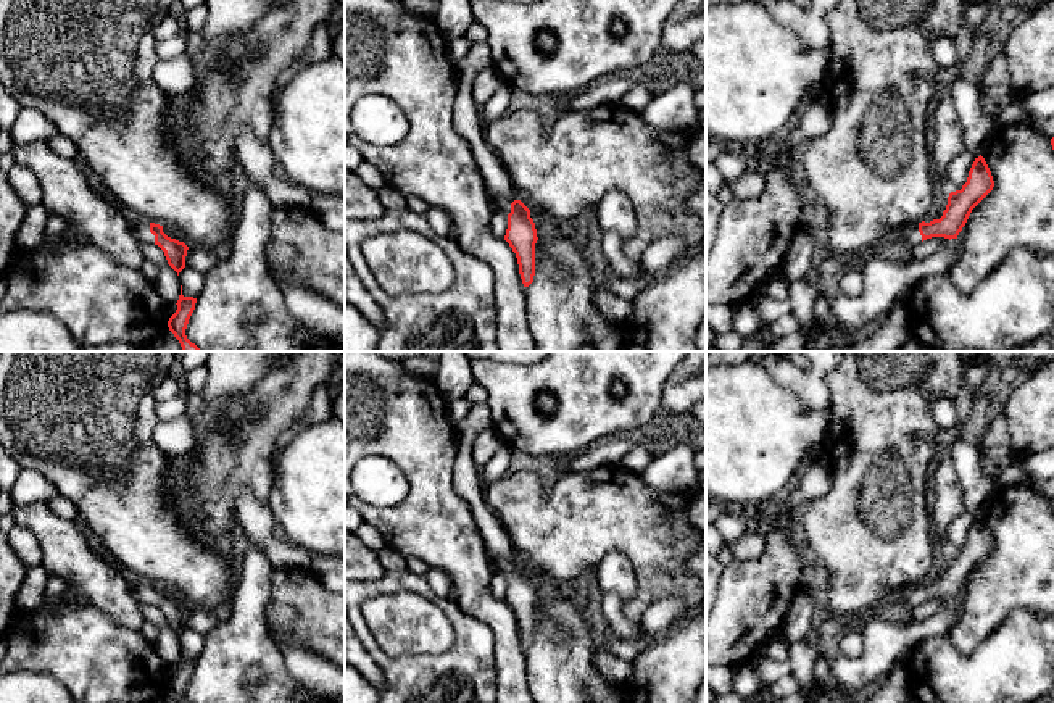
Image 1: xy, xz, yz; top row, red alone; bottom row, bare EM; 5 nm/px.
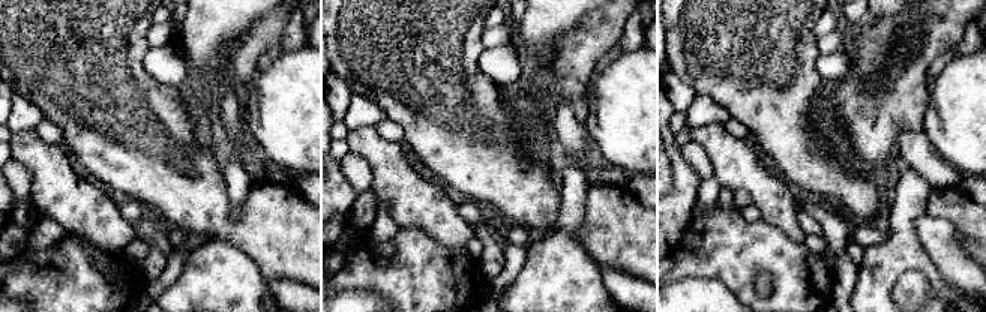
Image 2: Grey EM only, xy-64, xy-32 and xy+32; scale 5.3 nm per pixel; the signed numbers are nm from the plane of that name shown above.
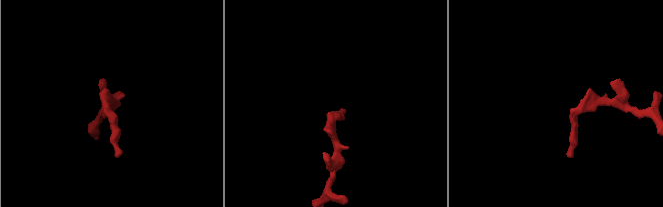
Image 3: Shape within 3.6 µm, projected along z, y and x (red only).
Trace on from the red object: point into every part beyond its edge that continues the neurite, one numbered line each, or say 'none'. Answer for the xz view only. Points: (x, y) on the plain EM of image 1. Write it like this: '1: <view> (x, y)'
1: xz (468, 481)

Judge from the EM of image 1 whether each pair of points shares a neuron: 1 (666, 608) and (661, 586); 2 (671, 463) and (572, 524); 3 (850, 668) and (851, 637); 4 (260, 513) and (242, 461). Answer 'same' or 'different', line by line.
1: different
2: different
3: different
4: different

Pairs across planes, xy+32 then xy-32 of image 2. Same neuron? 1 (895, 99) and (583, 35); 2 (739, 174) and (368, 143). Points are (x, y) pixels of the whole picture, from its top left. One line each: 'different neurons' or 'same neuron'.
1: same neuron
2: same neuron

